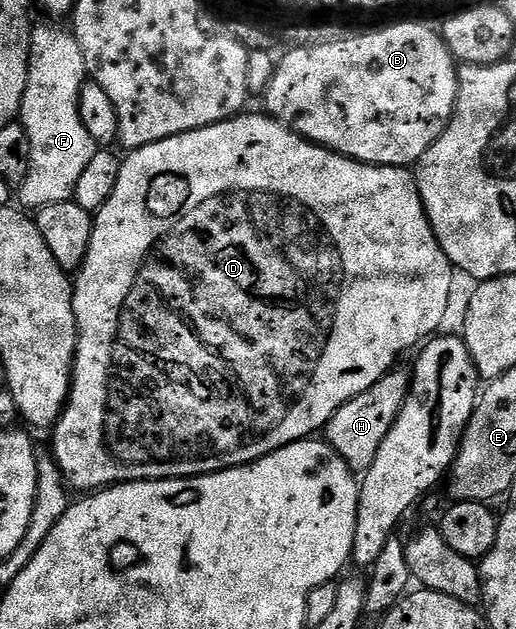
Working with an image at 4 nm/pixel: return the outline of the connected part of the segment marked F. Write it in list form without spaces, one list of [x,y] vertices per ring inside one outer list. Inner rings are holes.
[[[35,24],[30,30],[28,83],[24,87],[20,114],[20,123],[26,128],[30,144],[30,166],[24,183],[16,189],[17,204],[26,211],[37,211],[52,203],[64,203],[71,200],[81,173],[88,168],[92,155],[100,148],[92,139],[92,135],[88,135],[84,123],[80,123],[80,91],[88,80],[84,51],[80,51],[80,43],[76,43],[74,34],[69,28],[61,29],[58,26],[61,24],[50,24],[54,25]]]

